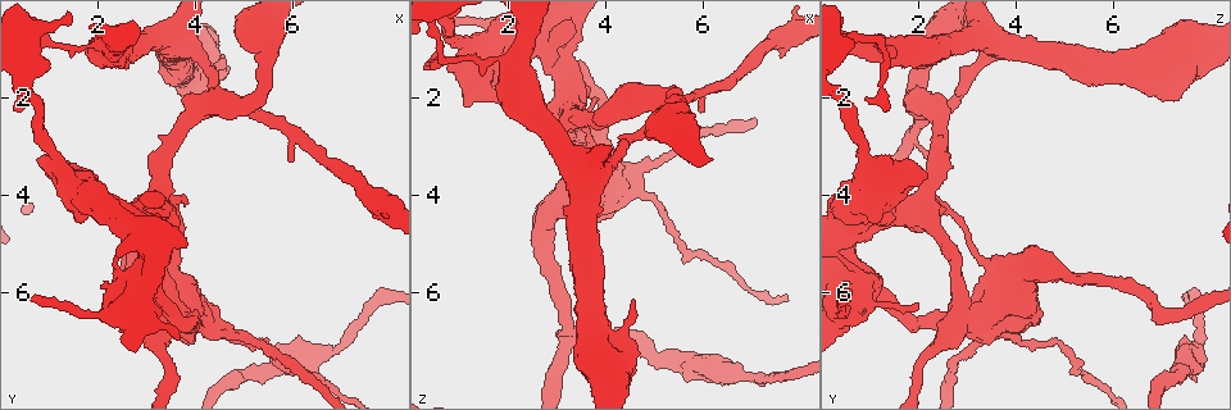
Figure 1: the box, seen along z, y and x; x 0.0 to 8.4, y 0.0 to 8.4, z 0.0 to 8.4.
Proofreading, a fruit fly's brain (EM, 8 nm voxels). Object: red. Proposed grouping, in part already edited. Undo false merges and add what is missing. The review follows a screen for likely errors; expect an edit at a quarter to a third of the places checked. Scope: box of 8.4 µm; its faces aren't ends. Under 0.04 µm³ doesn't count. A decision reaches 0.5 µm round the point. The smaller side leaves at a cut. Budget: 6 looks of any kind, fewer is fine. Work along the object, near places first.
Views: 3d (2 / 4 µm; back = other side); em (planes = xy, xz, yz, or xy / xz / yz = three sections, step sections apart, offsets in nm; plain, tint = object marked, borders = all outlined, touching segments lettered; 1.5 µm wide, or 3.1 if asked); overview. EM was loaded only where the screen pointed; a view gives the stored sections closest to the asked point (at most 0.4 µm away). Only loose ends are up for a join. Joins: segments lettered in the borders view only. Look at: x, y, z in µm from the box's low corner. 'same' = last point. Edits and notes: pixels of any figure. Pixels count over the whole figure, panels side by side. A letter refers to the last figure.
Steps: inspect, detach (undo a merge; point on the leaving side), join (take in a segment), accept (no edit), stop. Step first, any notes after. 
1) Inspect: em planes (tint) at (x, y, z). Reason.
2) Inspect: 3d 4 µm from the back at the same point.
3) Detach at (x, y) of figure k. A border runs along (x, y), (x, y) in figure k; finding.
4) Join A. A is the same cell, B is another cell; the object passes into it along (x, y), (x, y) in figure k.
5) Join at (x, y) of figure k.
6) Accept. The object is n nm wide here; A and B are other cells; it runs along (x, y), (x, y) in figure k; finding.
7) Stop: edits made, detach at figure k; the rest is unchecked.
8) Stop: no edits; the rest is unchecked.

Inspect: em planes (borders) at (6.00, 3.30, 2.30). Free end.

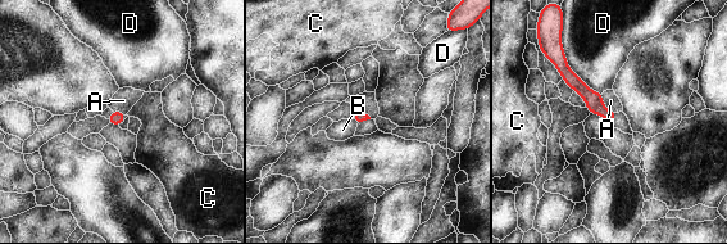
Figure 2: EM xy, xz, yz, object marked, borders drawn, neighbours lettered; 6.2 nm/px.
Accept. A, B, C and D are other cells; no lettered segment goes on from it.

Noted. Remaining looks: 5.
Inspect: em planes (borders) at (6.70, 7.25, 7.65). Thick turns thin.

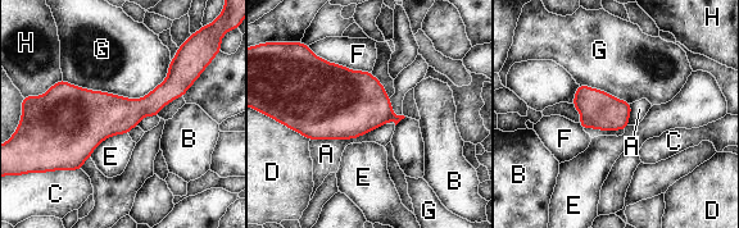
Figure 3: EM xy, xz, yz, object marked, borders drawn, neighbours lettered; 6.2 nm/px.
Accept. The longest contact is with G, 700 nm; A, B, C, D, E, F, G and H are other cells; one neuron here.

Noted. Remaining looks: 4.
Inspect: 3d 2 µm at (0.80, 3.25, 1.50). Stops while still wide.

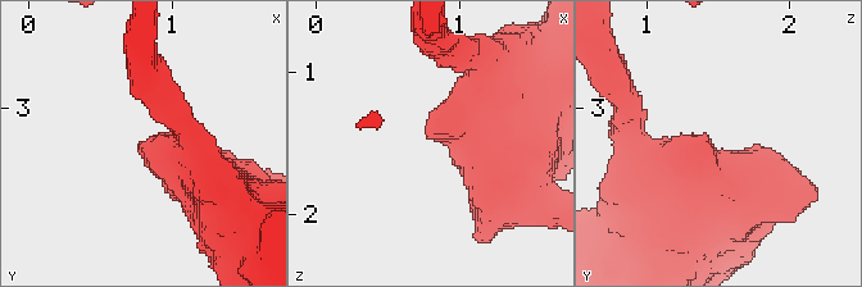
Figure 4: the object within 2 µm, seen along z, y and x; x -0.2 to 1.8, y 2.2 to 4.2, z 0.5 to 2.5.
Inspect: em xy step 8 (borders) at (0.80, 3.30, 1.46). Shape alone is not enough.

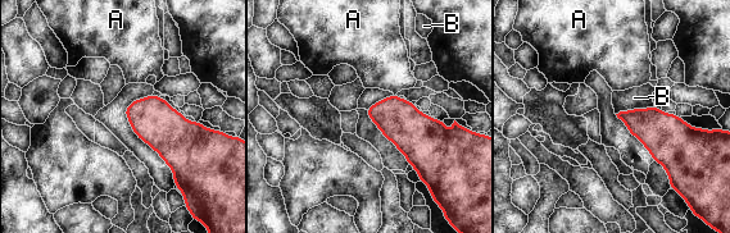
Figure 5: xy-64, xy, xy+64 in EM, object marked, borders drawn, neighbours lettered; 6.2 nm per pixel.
Inspect: em planes (borders) at the same point. Another direction.

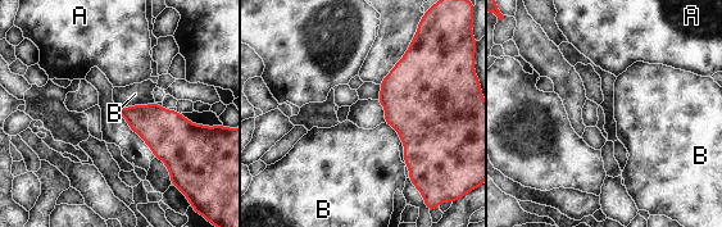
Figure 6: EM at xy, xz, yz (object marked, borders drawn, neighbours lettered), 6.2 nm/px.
Accept. A and B are other cells; a border runs along (154, 100), (117, 110) in figure 6; none of them fits.

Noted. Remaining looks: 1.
Stop: no edits; the rest is unchecked.

